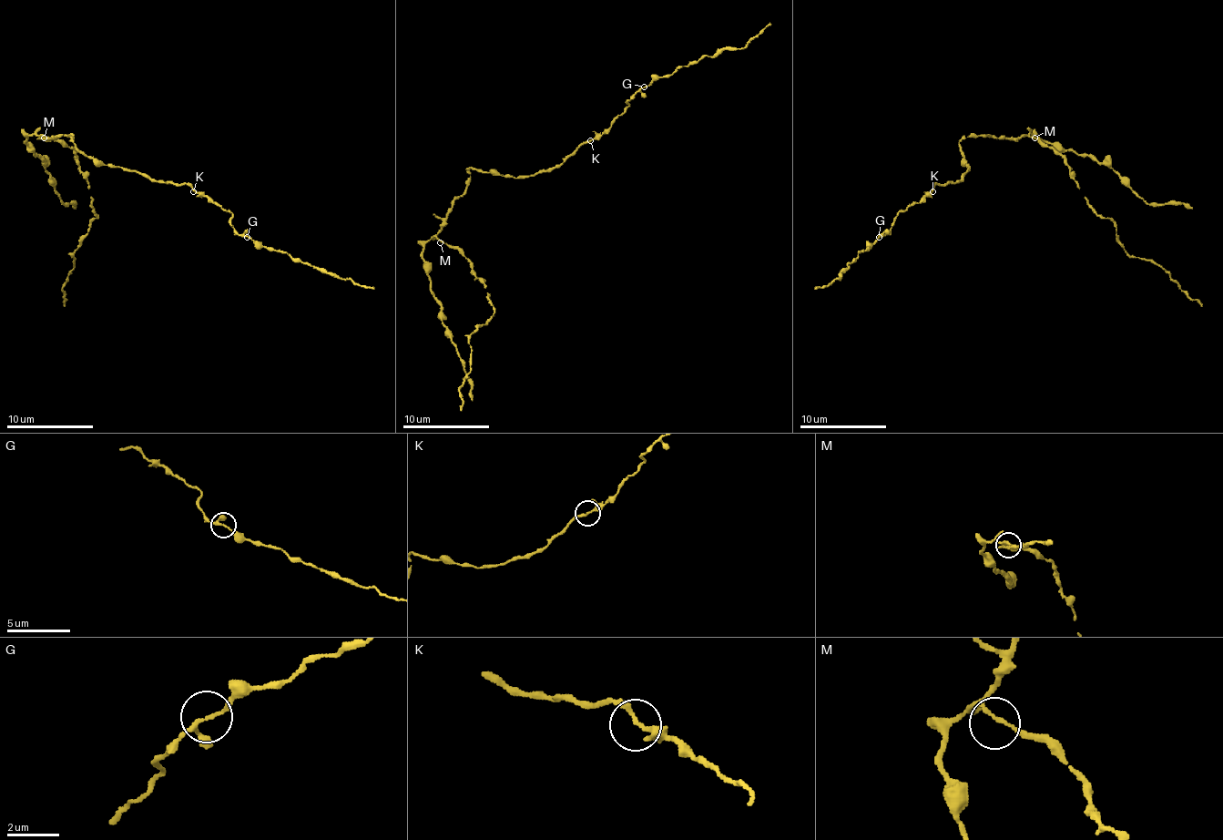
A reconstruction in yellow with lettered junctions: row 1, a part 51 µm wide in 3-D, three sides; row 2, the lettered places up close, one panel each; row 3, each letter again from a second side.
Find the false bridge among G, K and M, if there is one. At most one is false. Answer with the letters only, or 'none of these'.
none of these

